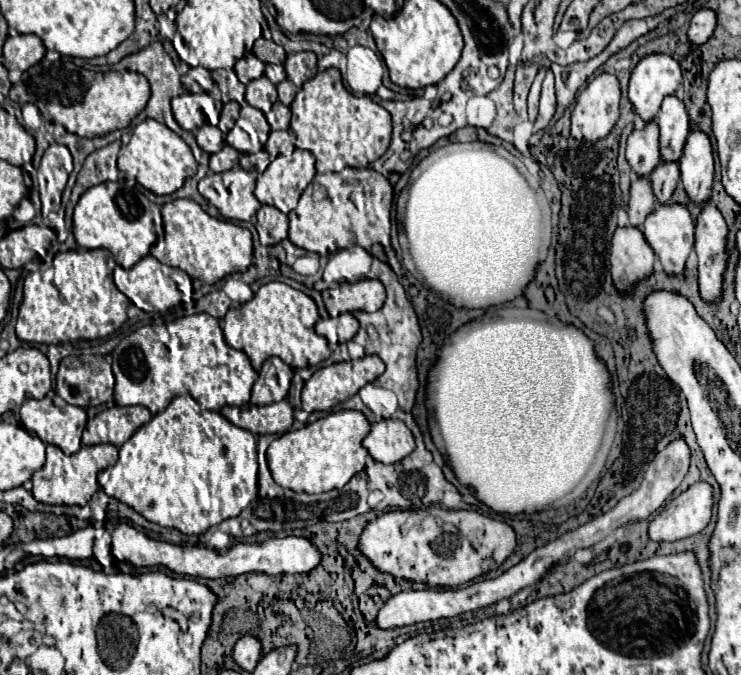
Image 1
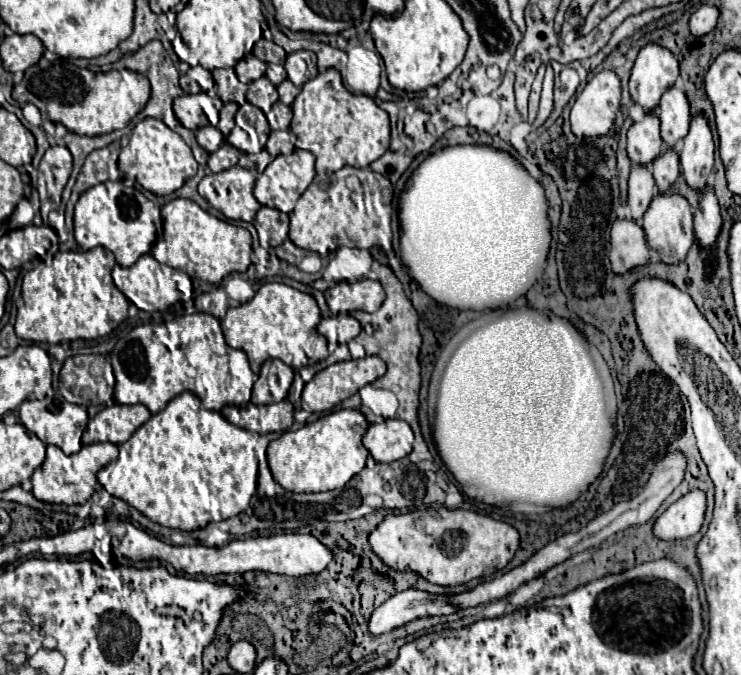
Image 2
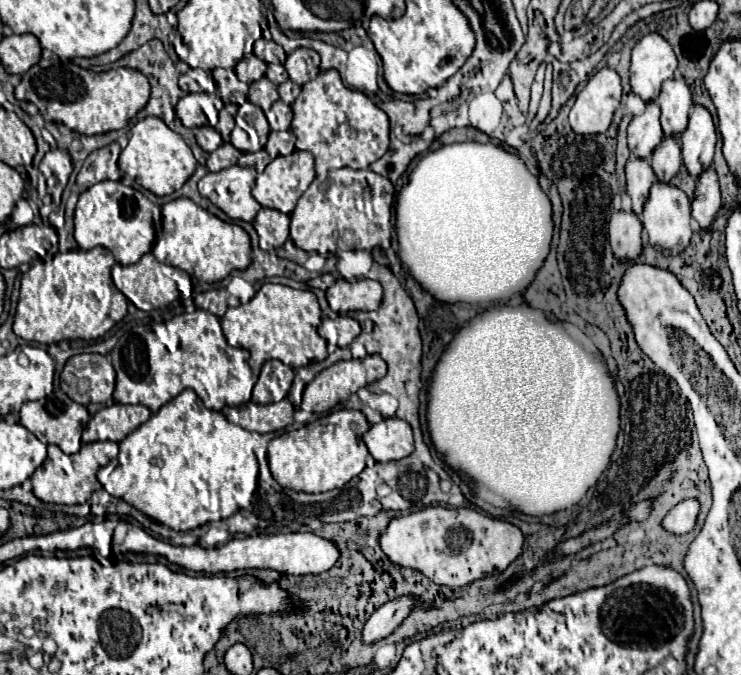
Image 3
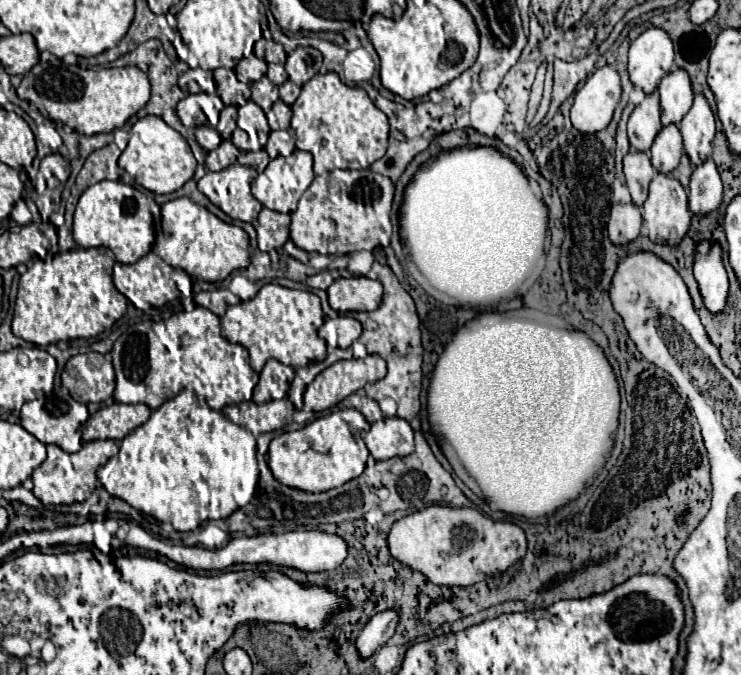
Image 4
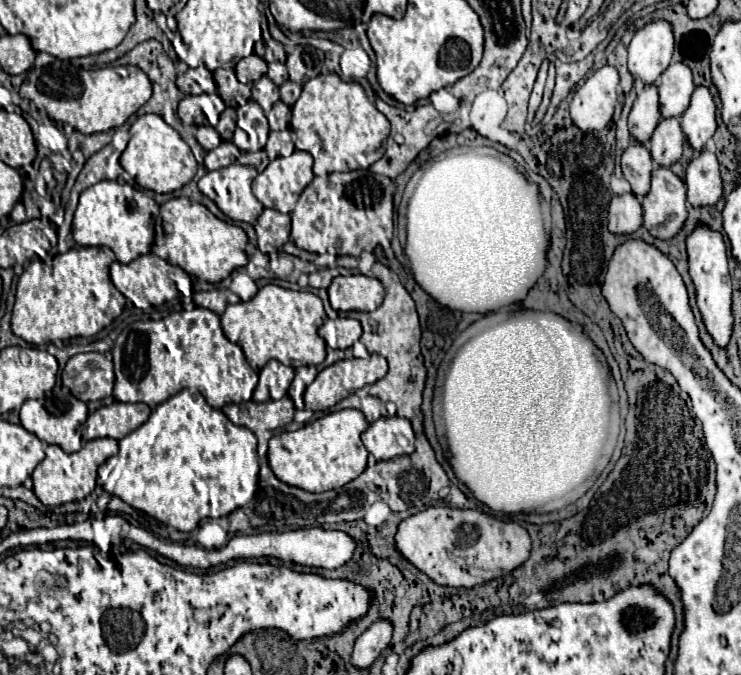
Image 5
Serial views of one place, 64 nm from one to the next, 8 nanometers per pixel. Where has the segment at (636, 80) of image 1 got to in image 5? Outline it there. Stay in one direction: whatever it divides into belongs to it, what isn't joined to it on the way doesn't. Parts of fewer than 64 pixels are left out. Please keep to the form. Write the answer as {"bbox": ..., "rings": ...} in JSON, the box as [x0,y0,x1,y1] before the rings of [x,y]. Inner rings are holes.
{"bbox":[628,20,674,86],"rings":[[[654,20],[640,28],[628,46],[628,70],[646,86],[654,84],[668,68],[674,52],[672,26],[666,20]]]}

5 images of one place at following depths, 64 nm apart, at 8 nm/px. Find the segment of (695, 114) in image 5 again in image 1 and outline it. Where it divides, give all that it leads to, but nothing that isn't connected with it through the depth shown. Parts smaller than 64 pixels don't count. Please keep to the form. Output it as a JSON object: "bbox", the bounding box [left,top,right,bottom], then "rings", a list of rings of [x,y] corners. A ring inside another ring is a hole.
{"bbox":[680,132,714,206],"rings":[[[690,132],[684,146],[684,156],[680,160],[680,172],[688,198],[694,204],[704,206],[710,200],[714,178],[712,146],[704,132]]]}

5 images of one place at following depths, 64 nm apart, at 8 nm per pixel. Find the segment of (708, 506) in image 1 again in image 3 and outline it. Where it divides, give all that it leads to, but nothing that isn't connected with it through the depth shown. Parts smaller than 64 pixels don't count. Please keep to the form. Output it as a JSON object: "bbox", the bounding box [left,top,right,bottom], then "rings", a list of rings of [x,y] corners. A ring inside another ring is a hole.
{"bbox":[662,498,700,536],"rings":[[[688,498],[682,500],[680,504],[676,504],[662,520],[662,528],[668,530],[670,534],[682,536],[688,534],[696,528],[696,520],[698,520],[698,512],[700,512],[700,502],[696,498]]]}

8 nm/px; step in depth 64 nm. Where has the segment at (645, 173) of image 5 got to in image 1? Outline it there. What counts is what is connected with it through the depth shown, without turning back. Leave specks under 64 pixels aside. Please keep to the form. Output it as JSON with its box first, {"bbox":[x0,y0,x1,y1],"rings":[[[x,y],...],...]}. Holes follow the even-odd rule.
{"bbox":[628,176,654,228],"rings":[[[632,176],[632,188],[630,188],[630,202],[628,202],[628,216],[630,216],[630,224],[634,228],[640,228],[640,224],[644,224],[648,212],[652,212],[654,208],[654,194],[652,188],[648,184],[648,178],[640,178],[640,176]]]}

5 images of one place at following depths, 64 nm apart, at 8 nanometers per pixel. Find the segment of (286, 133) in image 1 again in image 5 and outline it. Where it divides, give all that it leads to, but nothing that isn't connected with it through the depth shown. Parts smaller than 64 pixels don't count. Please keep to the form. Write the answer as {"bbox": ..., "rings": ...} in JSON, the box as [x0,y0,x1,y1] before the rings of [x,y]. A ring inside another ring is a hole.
{"bbox":[264,130,295,161],"rings":[[[291,130],[270,131],[264,150],[270,161],[278,157],[290,156],[295,150]]]}

